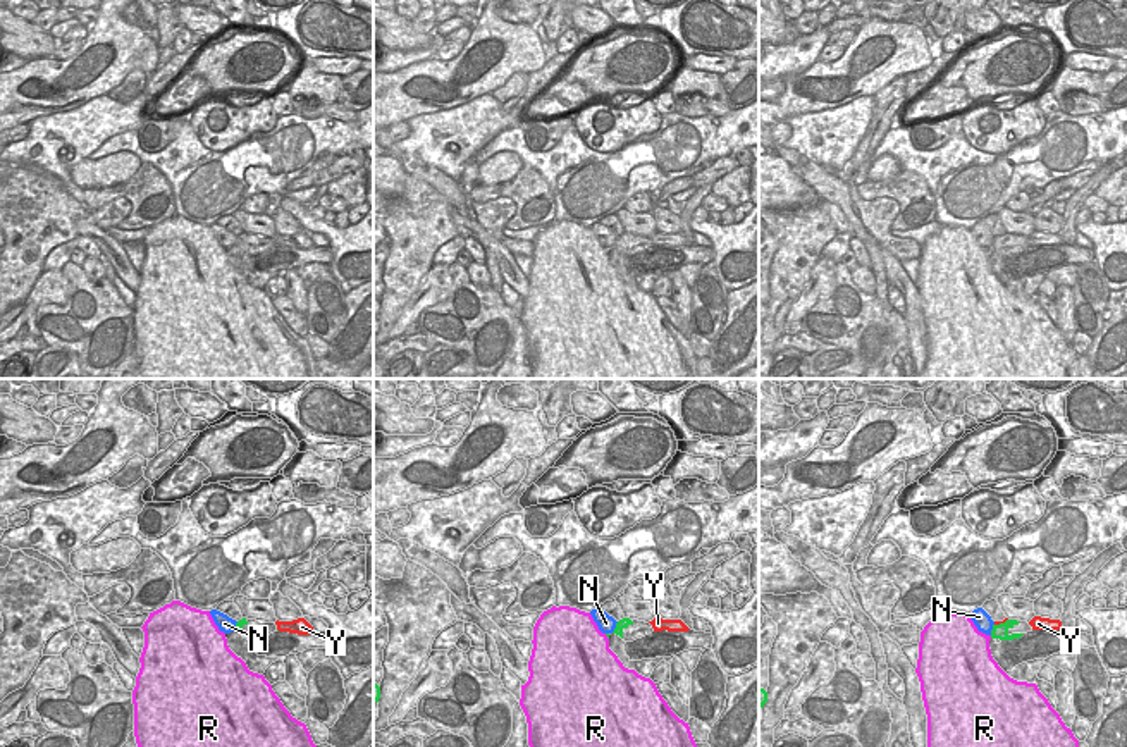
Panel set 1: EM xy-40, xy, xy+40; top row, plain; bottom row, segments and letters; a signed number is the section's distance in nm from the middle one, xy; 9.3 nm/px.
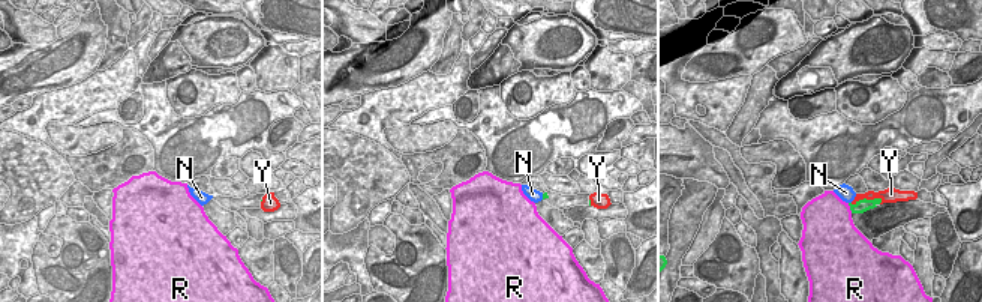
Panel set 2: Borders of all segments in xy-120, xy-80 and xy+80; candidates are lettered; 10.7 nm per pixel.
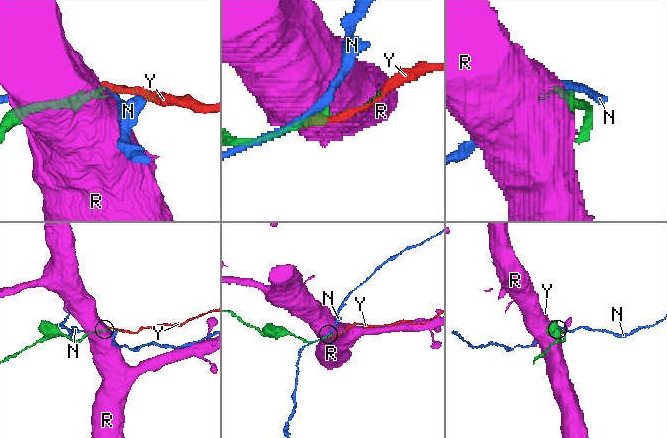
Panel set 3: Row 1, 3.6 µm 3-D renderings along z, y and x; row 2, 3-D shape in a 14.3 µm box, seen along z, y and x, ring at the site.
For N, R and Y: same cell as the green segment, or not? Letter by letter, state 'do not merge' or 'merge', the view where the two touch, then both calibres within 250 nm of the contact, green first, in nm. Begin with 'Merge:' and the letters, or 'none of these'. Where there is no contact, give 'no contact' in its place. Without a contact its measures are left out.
Merge: none of these
N: do not merge; contact in xy; calibres 100 and 170 nm
R: do not merge; contact in xy; calibres 30 and 460 nm
Y: do not merge; contact in xy+40; calibres 130 and 30 nm

